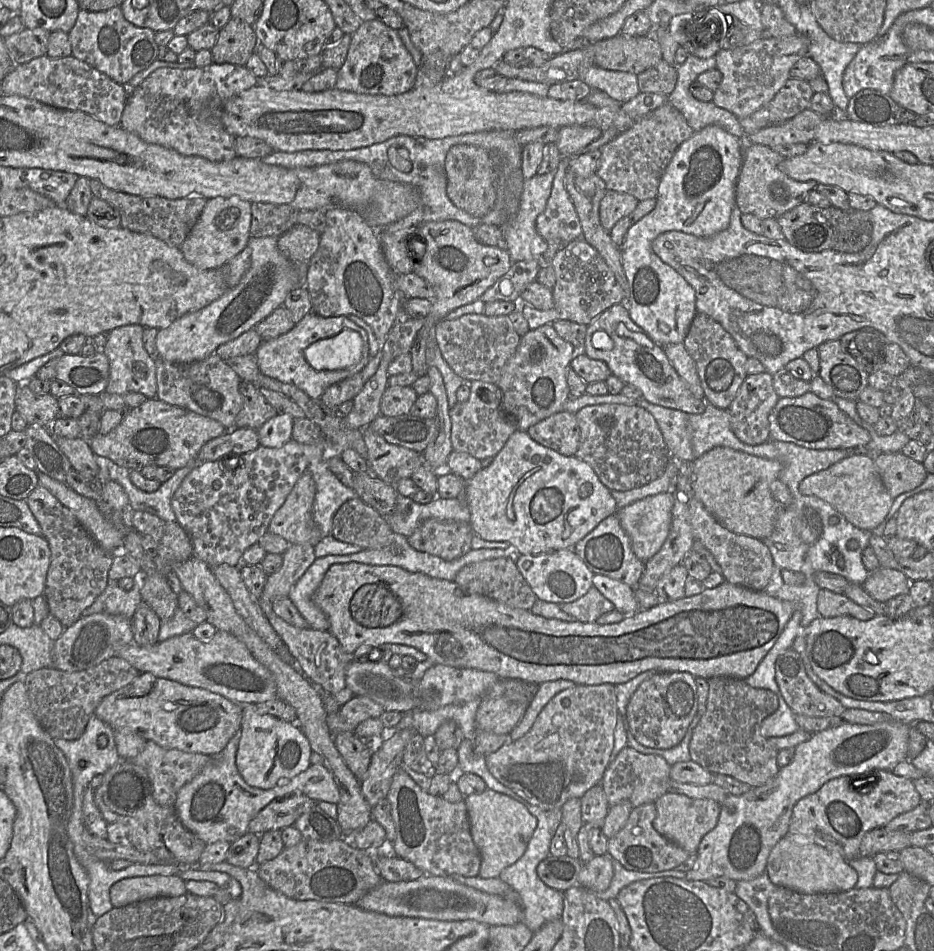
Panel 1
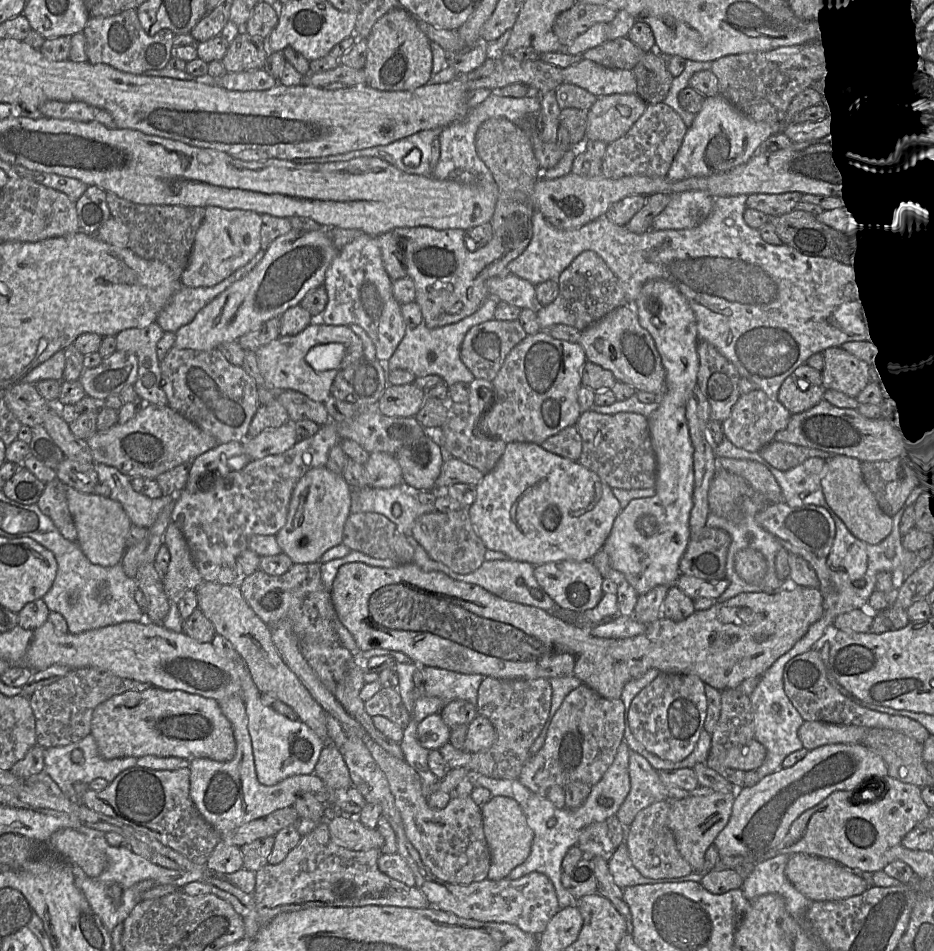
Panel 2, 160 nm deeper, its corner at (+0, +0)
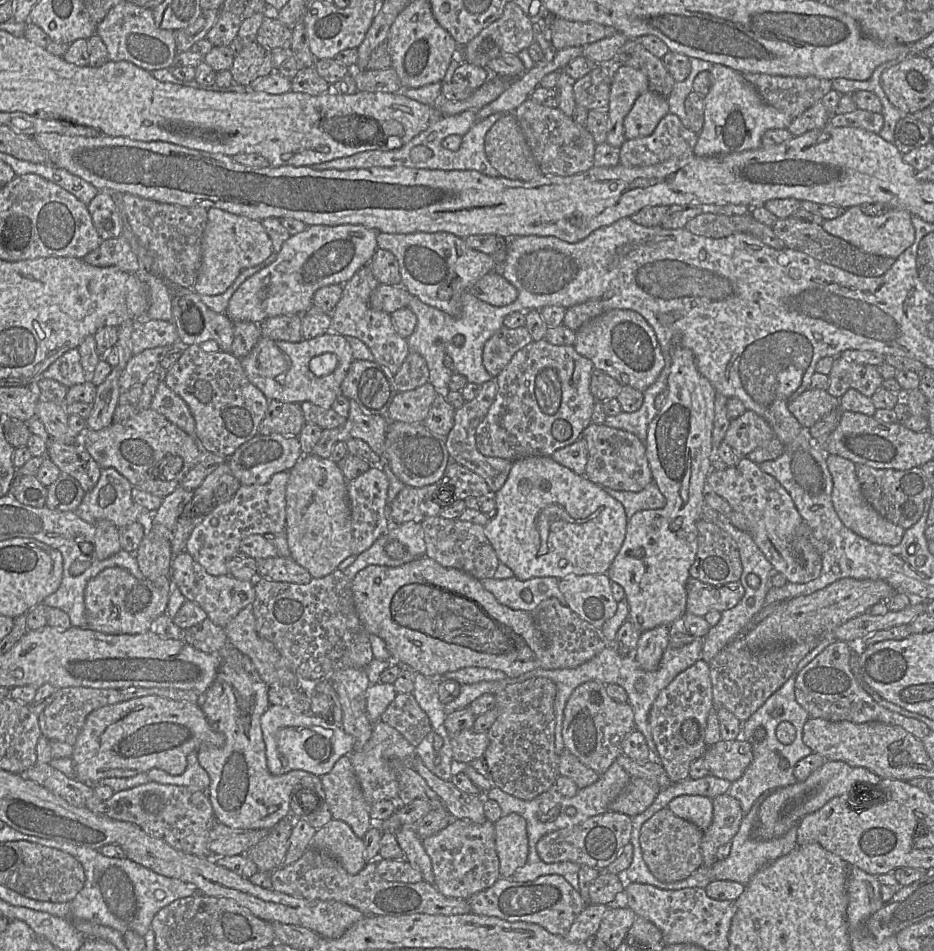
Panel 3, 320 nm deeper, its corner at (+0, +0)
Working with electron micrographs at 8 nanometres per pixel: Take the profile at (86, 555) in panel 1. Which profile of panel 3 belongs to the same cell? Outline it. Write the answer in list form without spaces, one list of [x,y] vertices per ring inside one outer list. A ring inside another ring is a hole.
[[[61,473],[58,479],[47,487],[45,506],[54,511],[74,512],[85,494],[75,478]]]

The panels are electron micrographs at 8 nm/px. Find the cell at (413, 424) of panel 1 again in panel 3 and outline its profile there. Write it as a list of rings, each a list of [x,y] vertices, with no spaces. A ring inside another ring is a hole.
[[[350,400],[349,414],[345,423],[336,428],[323,430],[312,453],[322,458],[330,458],[336,442],[358,438],[365,441],[381,457],[388,424],[387,417],[365,413],[355,401]]]

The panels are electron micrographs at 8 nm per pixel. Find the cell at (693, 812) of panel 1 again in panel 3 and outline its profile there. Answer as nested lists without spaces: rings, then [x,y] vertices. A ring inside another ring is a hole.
[[[721,794],[712,798],[713,819],[710,826],[702,832],[700,849],[703,866],[710,867],[716,861],[717,849],[731,843],[739,831],[743,812],[738,800],[729,794]]]

